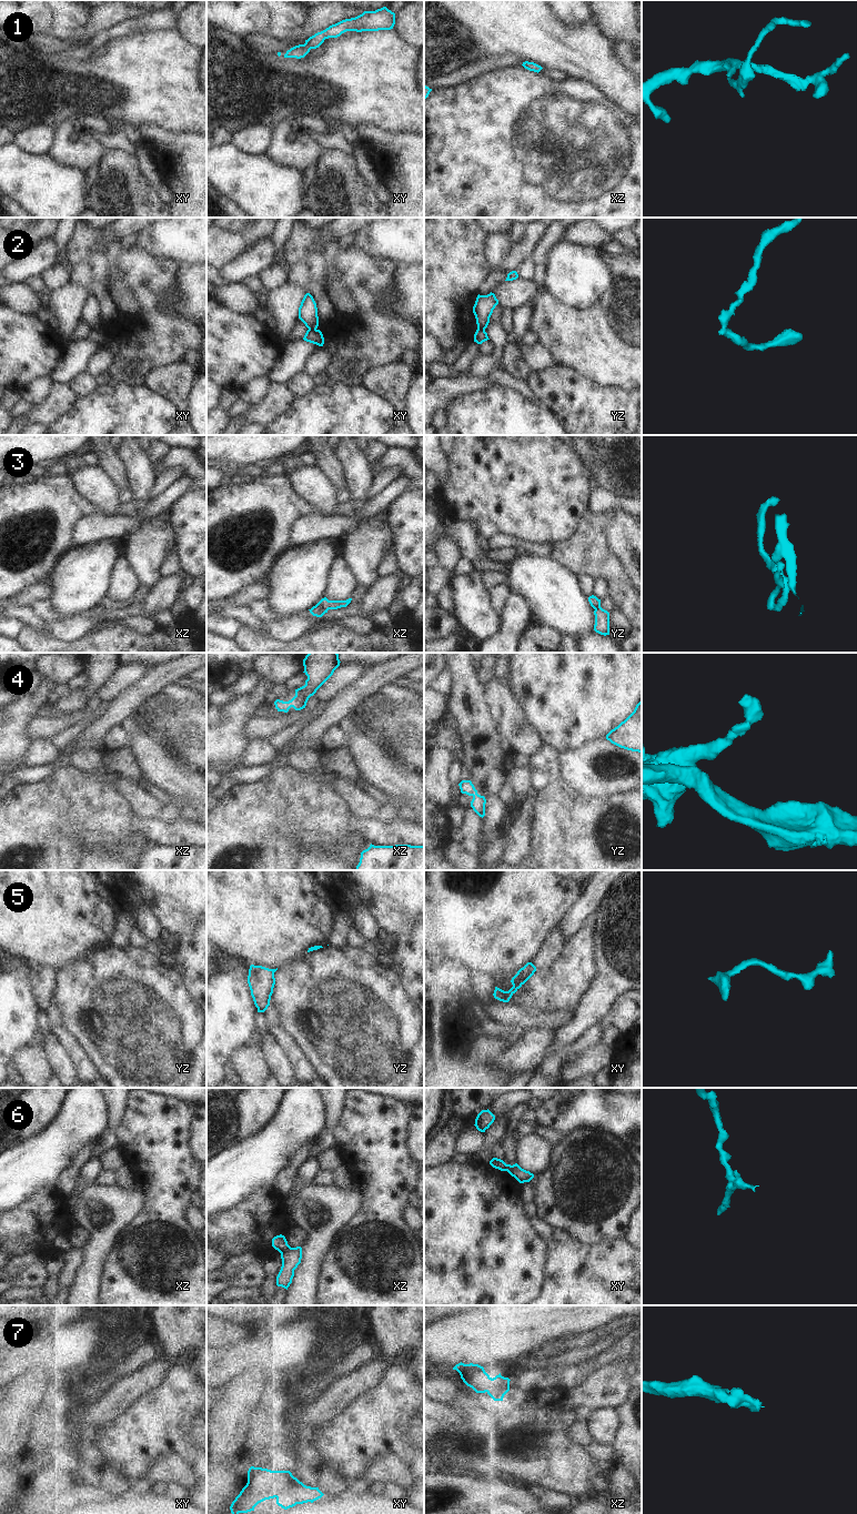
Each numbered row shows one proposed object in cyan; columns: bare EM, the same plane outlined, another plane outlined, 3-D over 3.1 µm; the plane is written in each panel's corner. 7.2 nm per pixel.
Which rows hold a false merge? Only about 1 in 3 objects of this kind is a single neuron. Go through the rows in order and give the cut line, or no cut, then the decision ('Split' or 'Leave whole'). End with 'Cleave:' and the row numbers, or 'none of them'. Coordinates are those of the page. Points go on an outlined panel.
1: No split. Leave whole
2: Split along xy (309, 327), (315, 330). Split
3: Split along xz (315, 605), (328, 609). Split
4: No split. Leave whole
5: No split. Leave whole
6: Split along xz (290, 1247), (281, 1253). Split
7: No split. Leave whole
Cleave: 2, 3, 6.

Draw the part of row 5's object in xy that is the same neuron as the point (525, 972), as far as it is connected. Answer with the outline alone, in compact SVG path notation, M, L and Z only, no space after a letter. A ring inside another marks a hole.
M527 962L512 978L511 982L513 987L508 991L495 987L493 993L494 998L503 1002L508 1002L512 996L534 975L535 971L536 967L532 962Z

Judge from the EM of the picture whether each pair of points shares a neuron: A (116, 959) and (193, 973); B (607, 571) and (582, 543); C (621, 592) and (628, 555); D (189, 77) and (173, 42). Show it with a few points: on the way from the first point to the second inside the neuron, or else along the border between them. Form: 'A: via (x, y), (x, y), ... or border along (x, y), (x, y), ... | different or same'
A: border along (175, 969), (190, 993) | different
B: via (602, 564), (587, 549) | same
C: border along (610, 551), (622, 565), (629, 579) | different
D: via (180, 68), (173, 61), (173, 51) | same

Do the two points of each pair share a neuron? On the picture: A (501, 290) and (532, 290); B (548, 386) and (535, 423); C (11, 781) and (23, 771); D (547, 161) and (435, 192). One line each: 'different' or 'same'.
A: same
B: different
C: different
D: same

